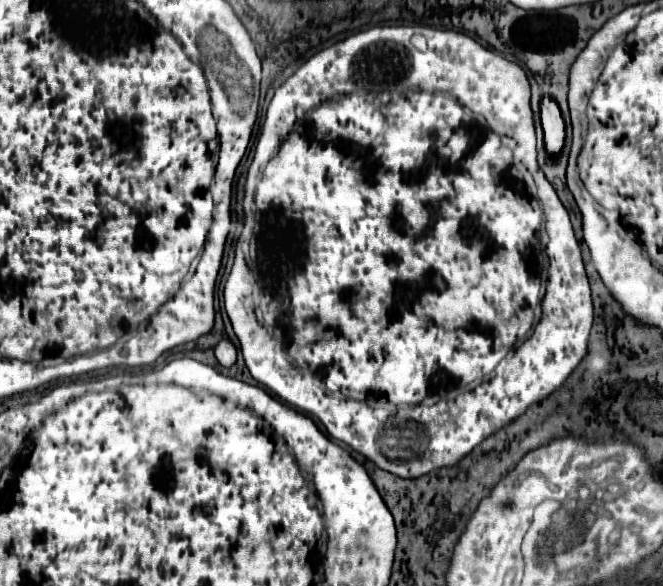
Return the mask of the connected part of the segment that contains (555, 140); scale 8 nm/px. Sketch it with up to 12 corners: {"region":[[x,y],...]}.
{"region":[[550,96],[540,98],[540,120],[550,156],[564,146],[564,120]]}

